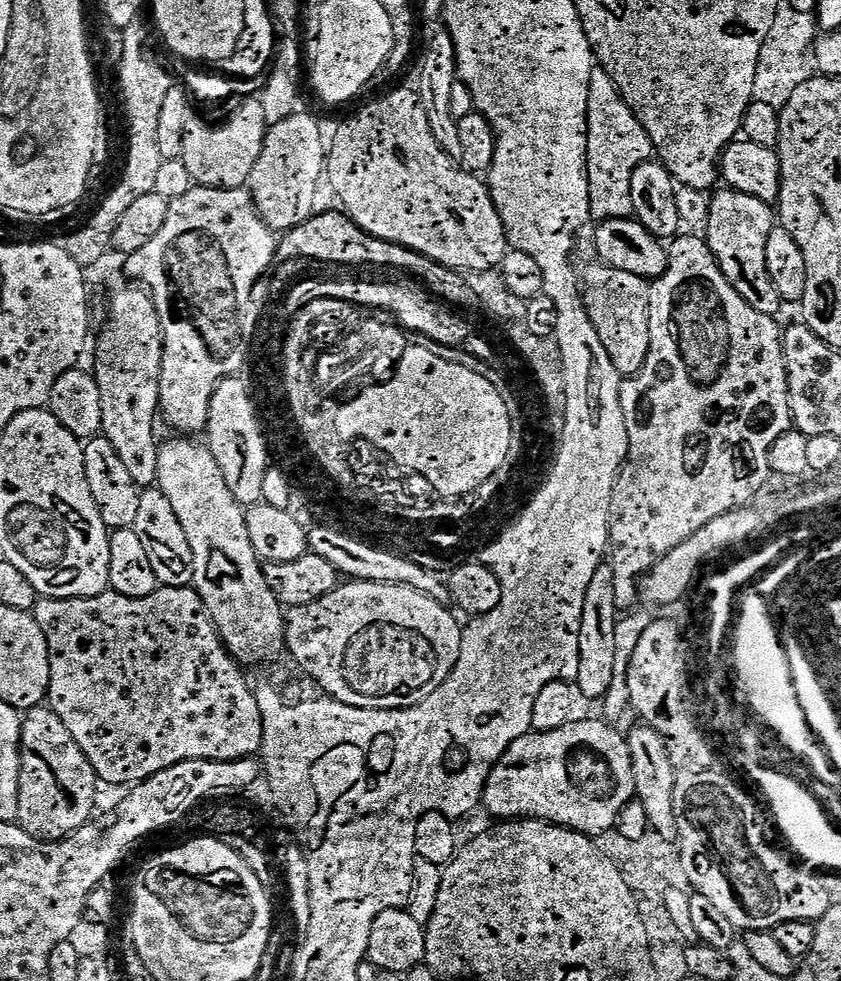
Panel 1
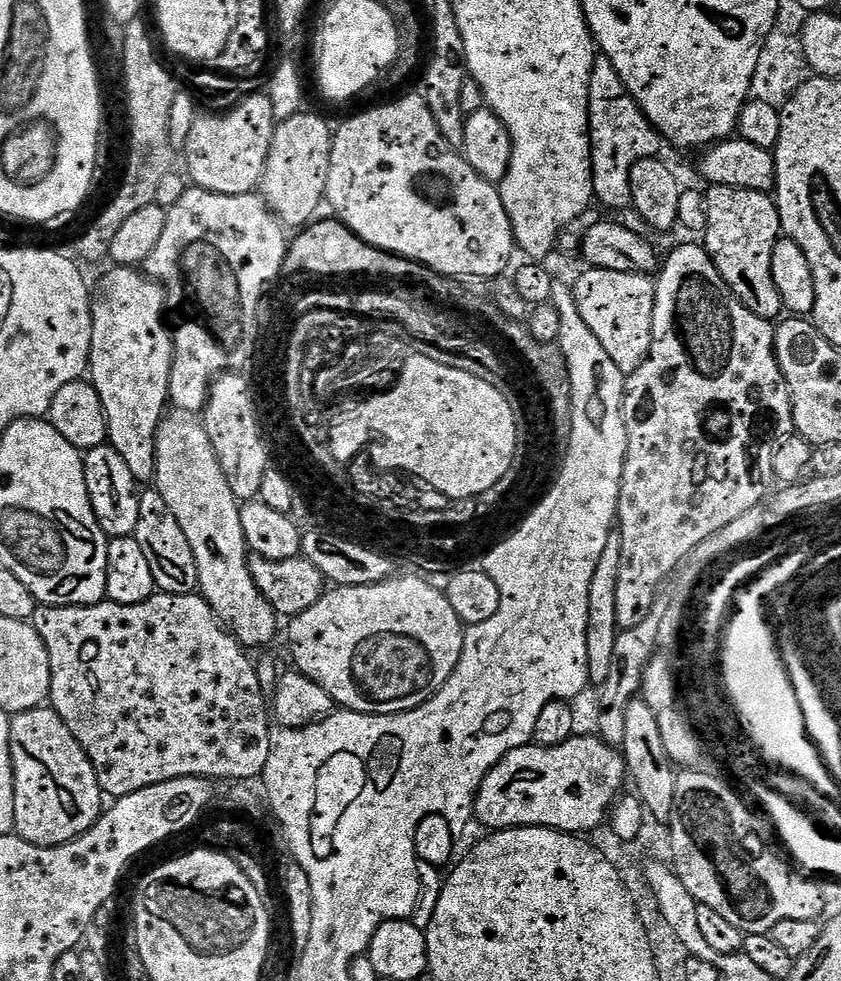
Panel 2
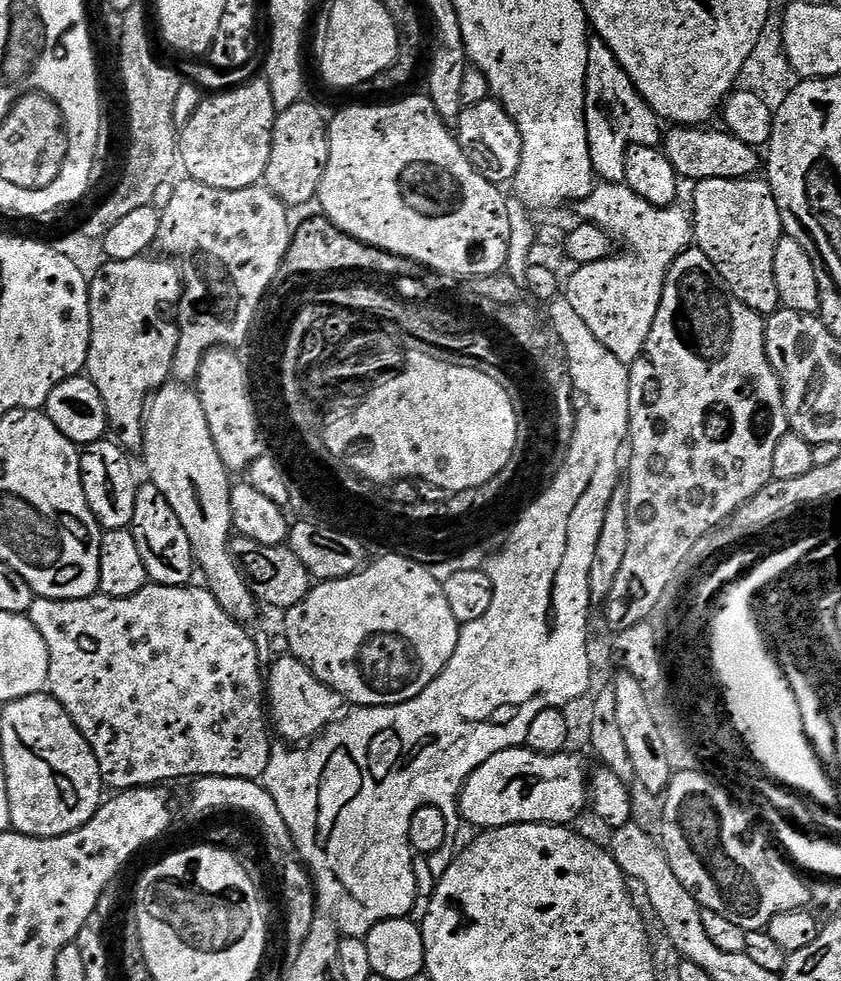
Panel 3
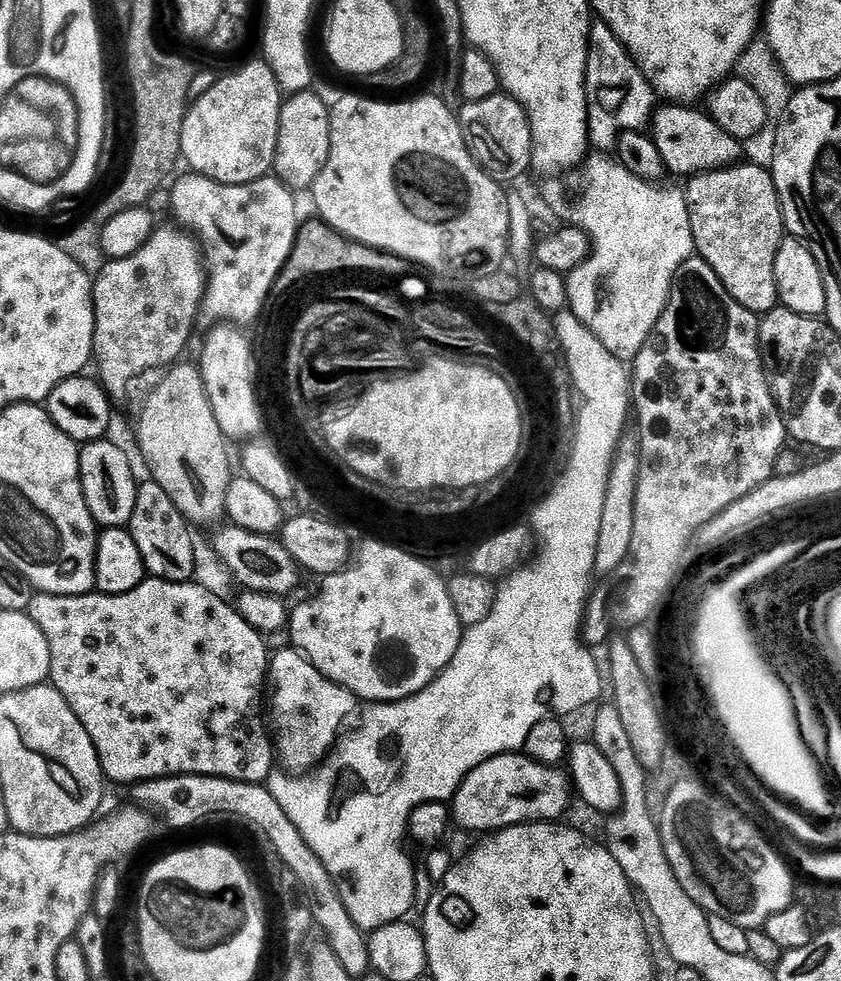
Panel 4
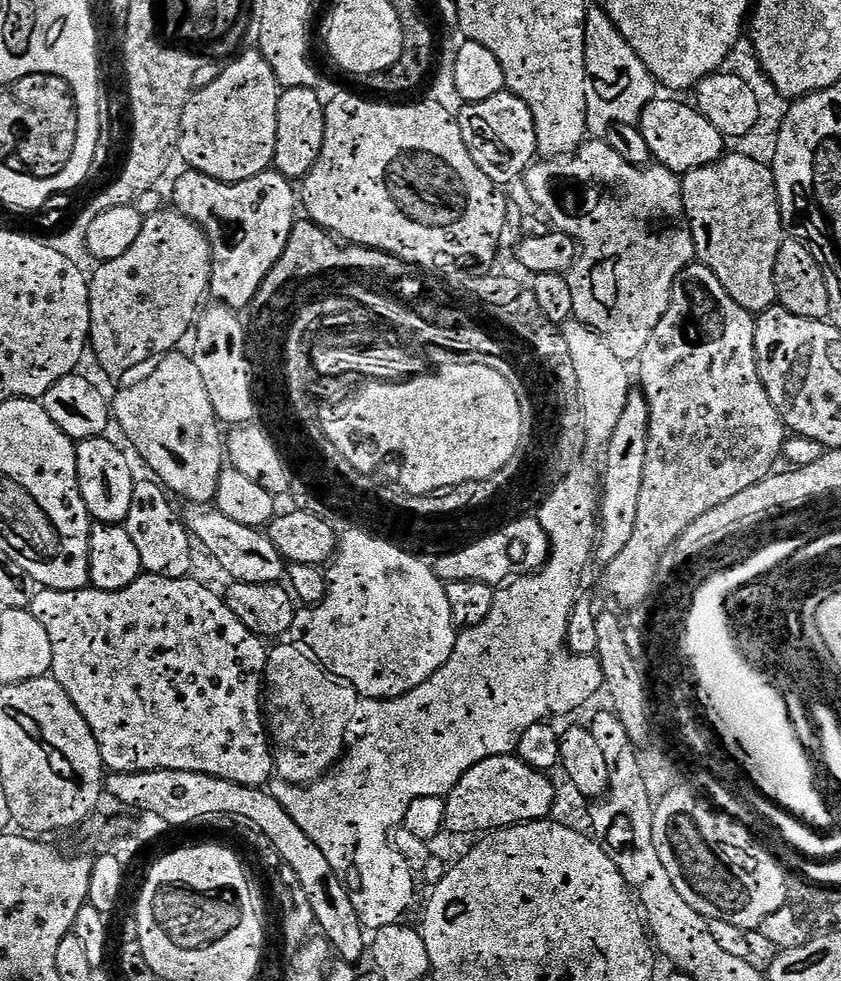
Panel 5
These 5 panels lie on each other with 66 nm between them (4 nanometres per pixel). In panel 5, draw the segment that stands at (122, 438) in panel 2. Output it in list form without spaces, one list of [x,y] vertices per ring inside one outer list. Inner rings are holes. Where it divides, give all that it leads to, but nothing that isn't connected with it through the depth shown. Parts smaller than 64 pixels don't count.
[[[169,210],[169,212],[156,212],[153,214],[153,216],[149,215],[147,219],[145,219],[144,221],[142,234],[138,236],[138,242],[136,242],[134,246],[132,246],[126,254],[122,254],[122,258],[114,258],[113,260],[103,261],[103,263],[101,263],[99,267],[97,267],[95,271],[91,273],[90,276],[90,283],[88,285],[88,289],[90,290],[90,314],[92,315],[92,335],[90,337],[90,348],[93,353],[96,351],[96,360],[98,363],[101,364],[102,367],[104,367],[105,374],[108,376],[124,376],[127,374],[127,372],[134,371],[135,368],[139,366],[139,364],[146,363],[147,360],[151,358],[151,356],[156,356],[155,358],[160,358],[163,357],[165,354],[171,353],[173,350],[179,349],[176,347],[178,347],[179,344],[182,343],[183,340],[187,338],[187,336],[189,339],[190,333],[193,331],[194,325],[197,323],[198,317],[201,315],[202,307],[200,308],[200,303],[203,302],[204,296],[206,300],[206,297],[209,295],[211,283],[212,283],[212,243],[209,242],[208,236],[207,234],[204,233],[203,228],[201,228],[200,225],[197,224],[195,220],[191,220],[191,218],[188,216],[183,216],[181,212],[177,212],[175,210]]]

